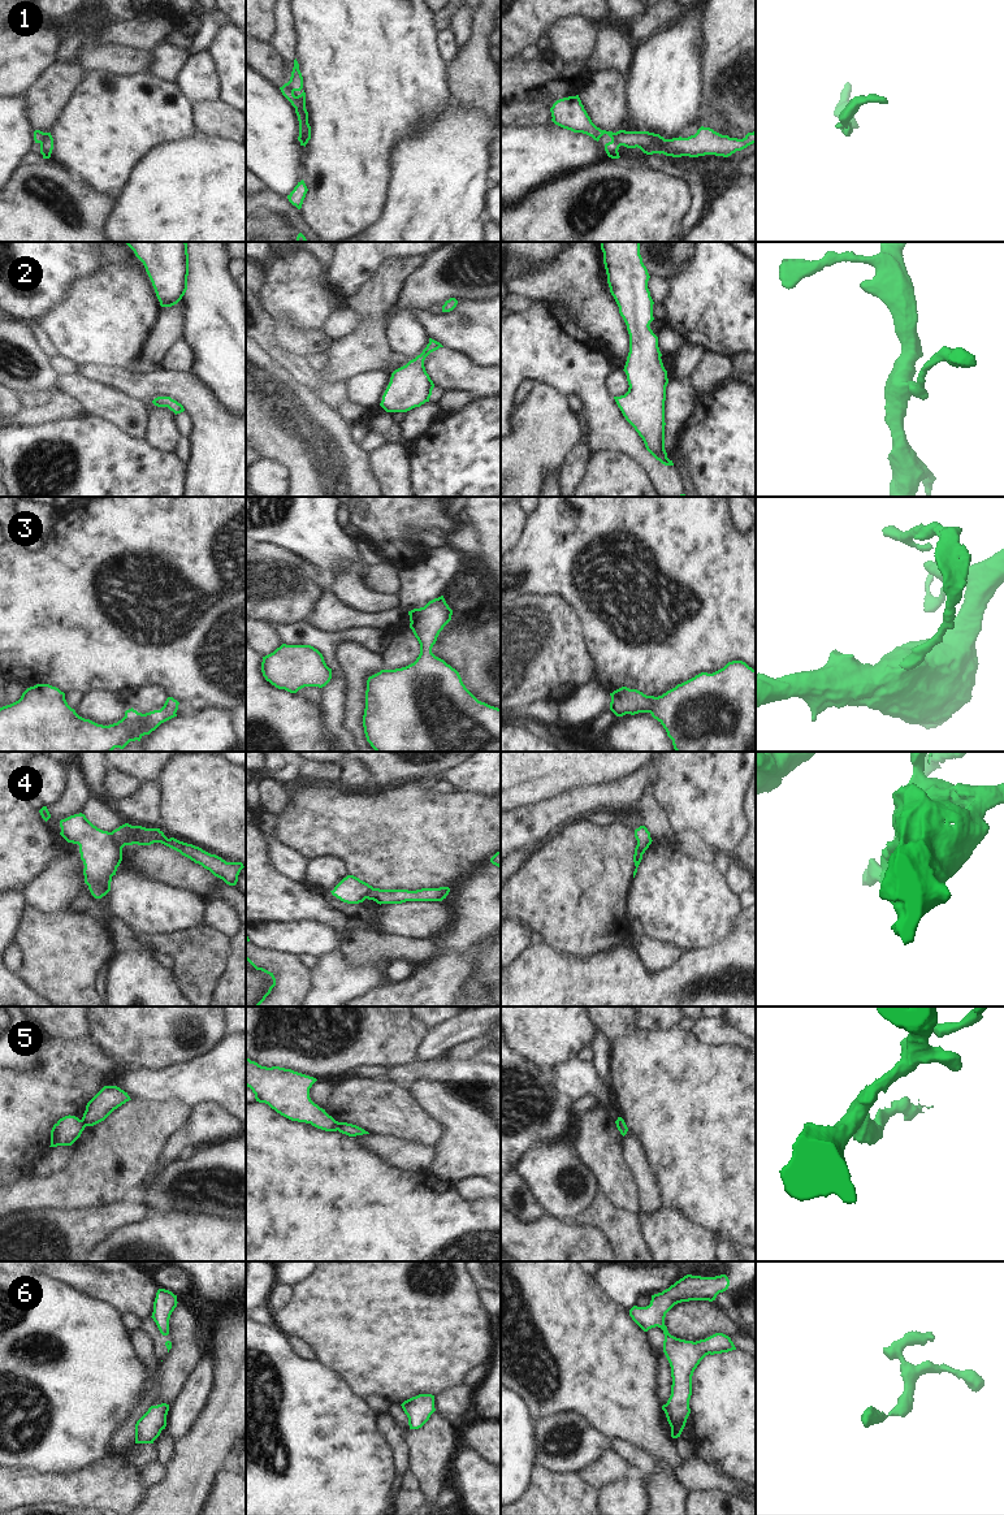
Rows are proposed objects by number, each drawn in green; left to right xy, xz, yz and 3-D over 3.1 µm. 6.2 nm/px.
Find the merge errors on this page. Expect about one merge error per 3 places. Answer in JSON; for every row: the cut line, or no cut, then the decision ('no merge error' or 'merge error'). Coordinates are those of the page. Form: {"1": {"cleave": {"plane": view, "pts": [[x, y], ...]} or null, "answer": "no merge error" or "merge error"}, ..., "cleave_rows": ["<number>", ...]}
{"1": {"cleave": {"plane": "yz", "pts": [[614, 133], [614, 139], [619, 146]]}, "answer": "merge error"}, "2": {"cleave": null, "answer": "no merge error"}, "3": {"cleave": null, "answer": "no merge error"}, "4": {"cleave": {"plane": "xy", "pts": [[109, 832], [121, 852]]}, "answer": "merge error"}, "5": {"cleave": {"plane": "xz", "pts": [[337, 1122], [338, 1129]]}, "answer": "merge error"}, "6": {"cleave": null, "answer": "no merge error"}, "cleave_rows": ["1", "4", "5"]}

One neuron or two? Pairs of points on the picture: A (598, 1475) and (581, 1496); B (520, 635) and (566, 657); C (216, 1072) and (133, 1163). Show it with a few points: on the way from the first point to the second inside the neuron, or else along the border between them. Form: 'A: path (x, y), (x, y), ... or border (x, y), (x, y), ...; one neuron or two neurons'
A: border (578, 1474), (592, 1487), (598, 1488); two neurons
B: path (532, 646), (545, 657), (554, 657); one neuron
C: border (156, 1102), (178, 1100), (191, 1107); two neurons

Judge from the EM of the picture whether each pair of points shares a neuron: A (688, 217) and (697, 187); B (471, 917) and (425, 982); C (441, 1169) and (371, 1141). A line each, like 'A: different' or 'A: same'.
A: same
B: different
C: different

